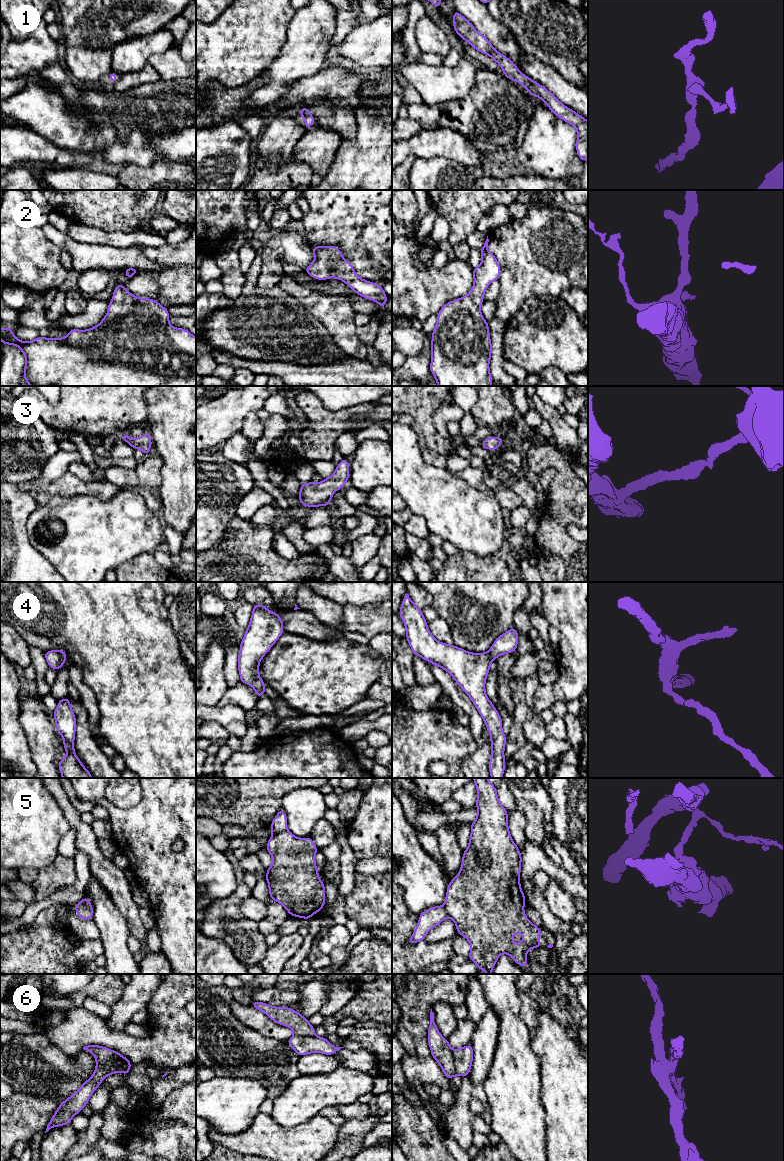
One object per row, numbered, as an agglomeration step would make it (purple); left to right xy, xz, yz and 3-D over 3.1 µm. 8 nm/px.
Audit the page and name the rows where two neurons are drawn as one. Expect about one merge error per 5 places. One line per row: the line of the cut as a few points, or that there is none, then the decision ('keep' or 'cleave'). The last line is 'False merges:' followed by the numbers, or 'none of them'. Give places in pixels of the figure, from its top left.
1: no cut; keep
2: no cut; keep
3: no cut; keep
4: no cut; keep
5: cut in xz along (286, 829), (273, 835); cleave
6: cut in yz along (452, 1050), (455, 1072), (457, 1074); cleave
False merges: 5, 6

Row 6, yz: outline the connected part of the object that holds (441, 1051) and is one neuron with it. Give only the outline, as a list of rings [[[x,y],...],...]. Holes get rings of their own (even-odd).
[[[432,1009],[428,1027],[428,1043],[431,1049],[431,1056],[438,1062],[446,1078],[450,1080],[456,1076],[454,1051],[451,1049],[448,1040],[440,1034],[434,1021]]]

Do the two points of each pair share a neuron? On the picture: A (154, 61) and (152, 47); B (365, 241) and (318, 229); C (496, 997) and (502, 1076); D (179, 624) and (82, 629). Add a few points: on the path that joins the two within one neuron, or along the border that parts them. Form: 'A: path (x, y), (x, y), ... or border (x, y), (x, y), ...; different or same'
A: border (172, 46), (161, 53), (153, 53), (146, 62); different
B: path (353, 236), (347, 230), (330, 230); same
C: path (509, 1017), (509, 1056); same
D: border (167, 608), (170, 614), (171, 628), (180, 646); different

